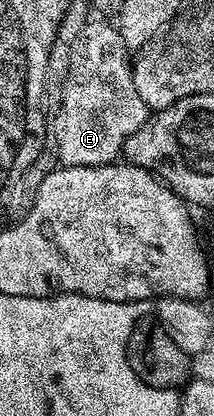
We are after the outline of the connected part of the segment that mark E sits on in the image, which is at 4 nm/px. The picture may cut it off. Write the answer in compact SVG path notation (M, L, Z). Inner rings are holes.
M105 19L87 20L84 30L76 34L70 64L64 73L66 89L62 92L62 105L52 116L53 147L57 163L64 168L117 161L127 138L148 123L146 103L136 91L131 53L124 46L117 27L102 20Z

